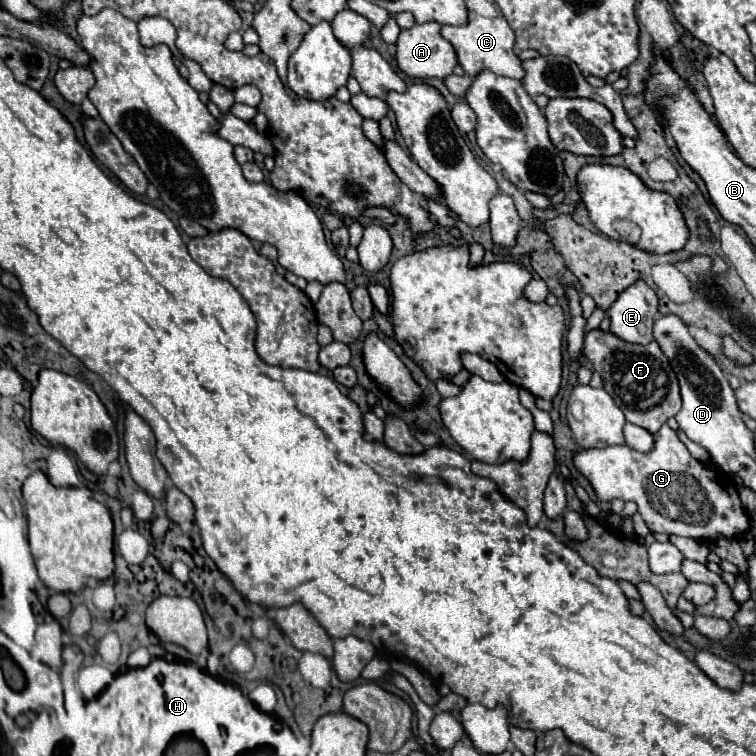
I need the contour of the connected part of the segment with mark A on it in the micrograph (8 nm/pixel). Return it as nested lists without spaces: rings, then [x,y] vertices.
[[[414,23],[410,29],[402,29],[396,41],[396,63],[402,73],[414,79],[428,79],[428,77],[438,77],[444,79],[452,73],[456,67],[456,53],[452,45],[442,39],[440,35],[440,25],[438,23]]]

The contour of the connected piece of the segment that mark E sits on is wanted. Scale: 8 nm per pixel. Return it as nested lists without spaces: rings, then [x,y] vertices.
[[[636,281],[610,305],[610,331],[622,341],[648,345],[652,341],[652,323],[656,315],[656,293],[644,281]]]

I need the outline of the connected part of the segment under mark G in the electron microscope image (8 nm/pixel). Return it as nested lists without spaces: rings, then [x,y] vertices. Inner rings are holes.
[[[666,423],[654,435],[654,447],[648,453],[640,453],[626,445],[580,449],[572,455],[572,463],[590,481],[598,501],[634,501],[638,513],[654,533],[712,541],[720,535],[738,539],[750,527],[750,519],[742,509],[734,483],[722,477],[720,471],[696,461],[676,437],[676,431]]]

